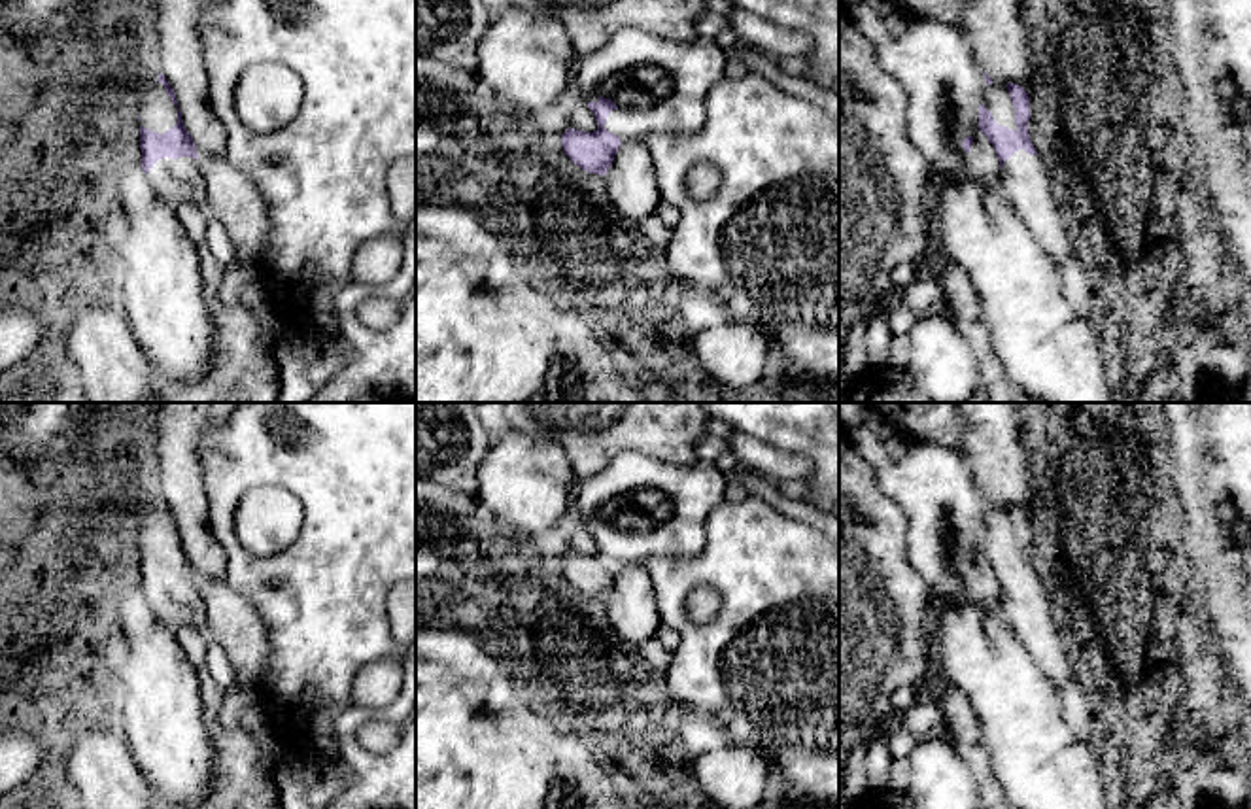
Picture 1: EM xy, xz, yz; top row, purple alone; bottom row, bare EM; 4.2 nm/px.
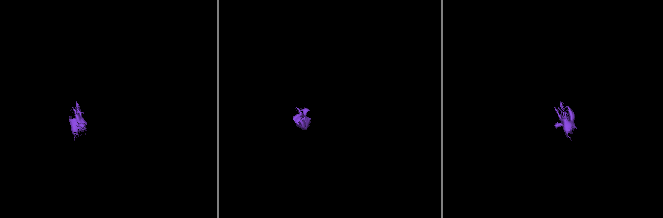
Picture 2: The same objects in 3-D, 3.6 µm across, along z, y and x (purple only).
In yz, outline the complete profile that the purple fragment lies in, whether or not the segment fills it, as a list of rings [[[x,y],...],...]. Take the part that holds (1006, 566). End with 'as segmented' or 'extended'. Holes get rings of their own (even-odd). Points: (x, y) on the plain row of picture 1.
[[[985,495],[979,554],[1000,582],[1000,614],[1026,646],[1030,658],[1062,692],[1075,673],[1049,612],[1049,601],[1028,558],[1030,520],[1017,507],[996,507]]]; extended

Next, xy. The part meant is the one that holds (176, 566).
[[[164,497],[146,505],[140,512],[140,573],[142,594],[155,612],[155,620],[174,631],[193,624],[206,631],[206,611],[198,592],[198,577],[187,556],[174,512]]]; extended

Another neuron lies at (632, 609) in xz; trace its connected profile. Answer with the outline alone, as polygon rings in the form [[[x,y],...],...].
[[[622,565],[605,597],[607,616],[620,639],[639,648],[661,626],[656,588],[644,565]]]

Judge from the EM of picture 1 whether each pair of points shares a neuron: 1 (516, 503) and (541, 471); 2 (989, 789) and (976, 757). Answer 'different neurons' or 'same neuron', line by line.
1: same neuron
2: same neuron

